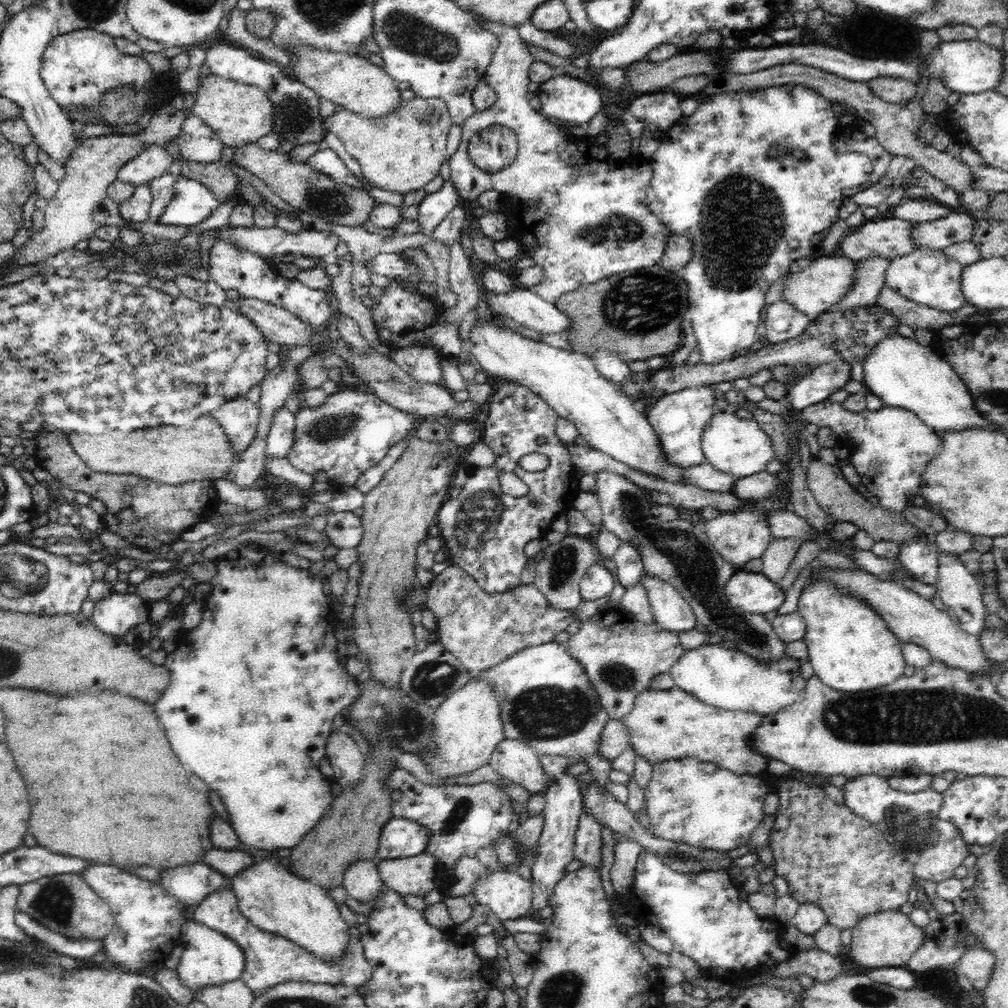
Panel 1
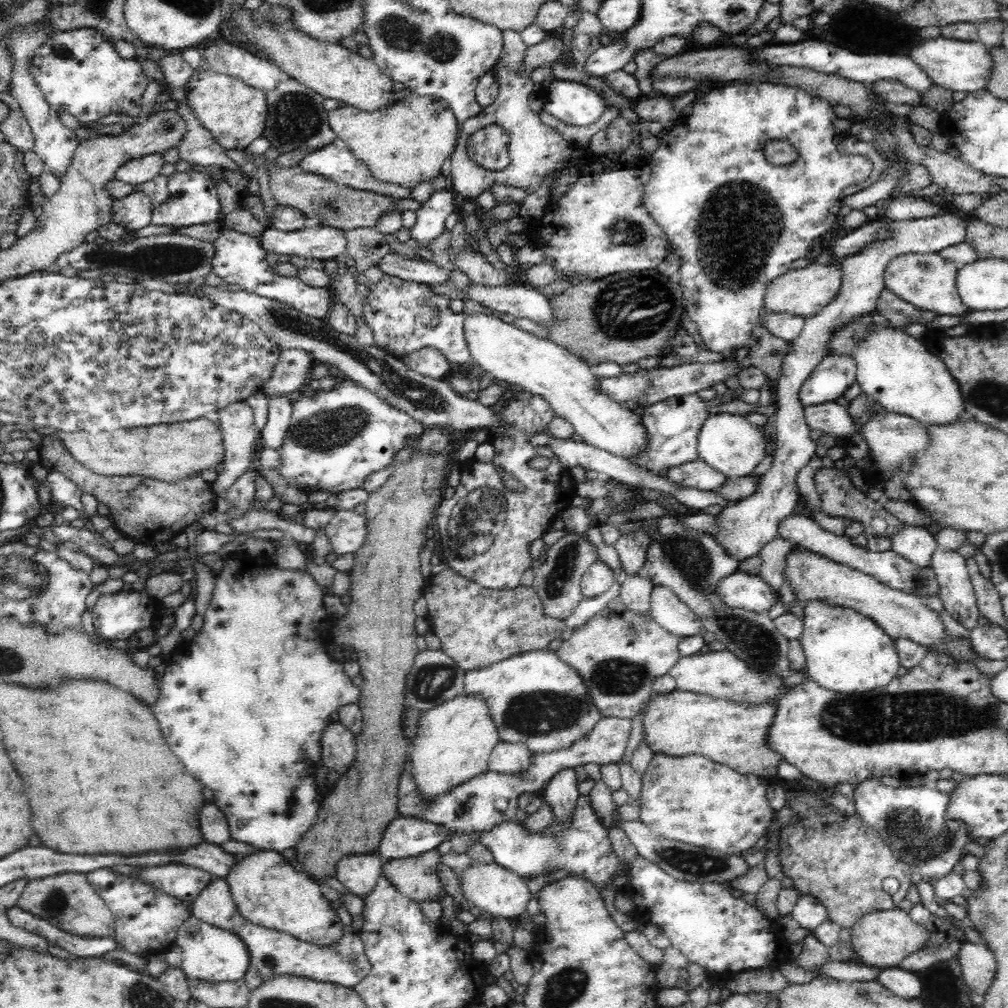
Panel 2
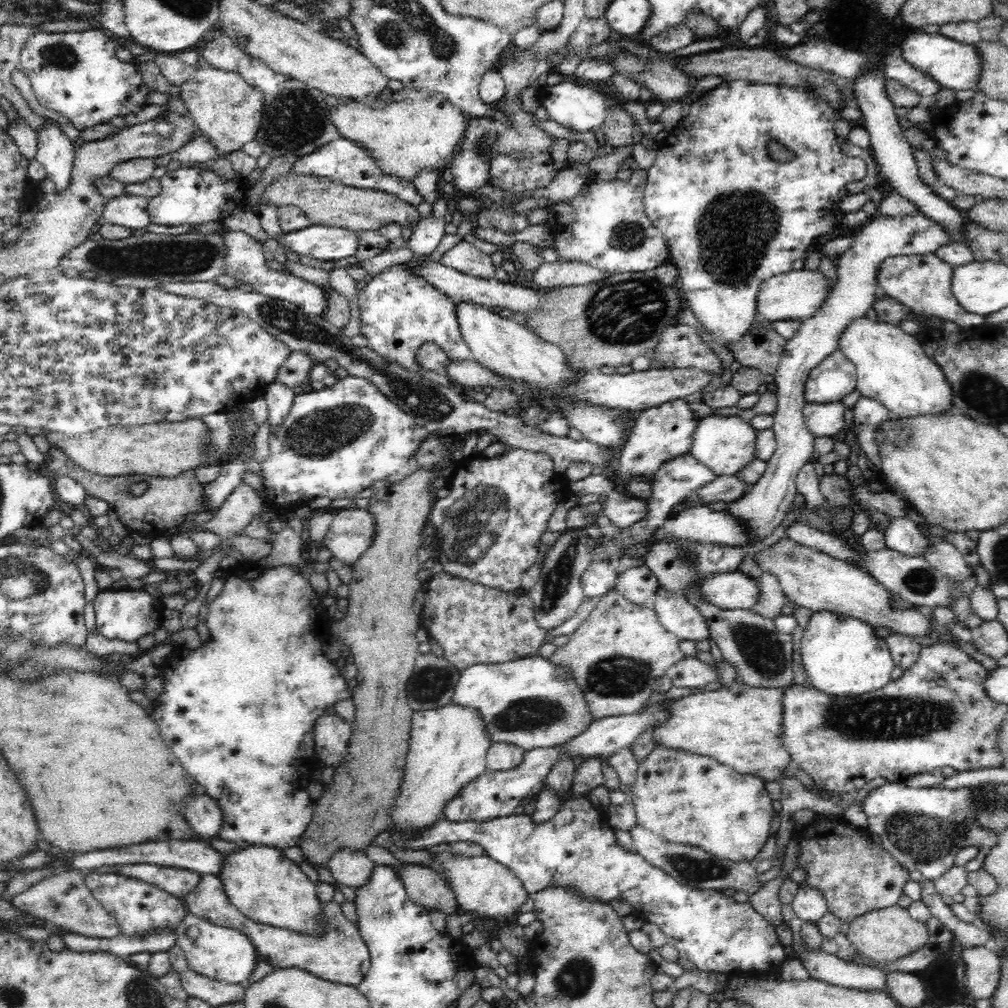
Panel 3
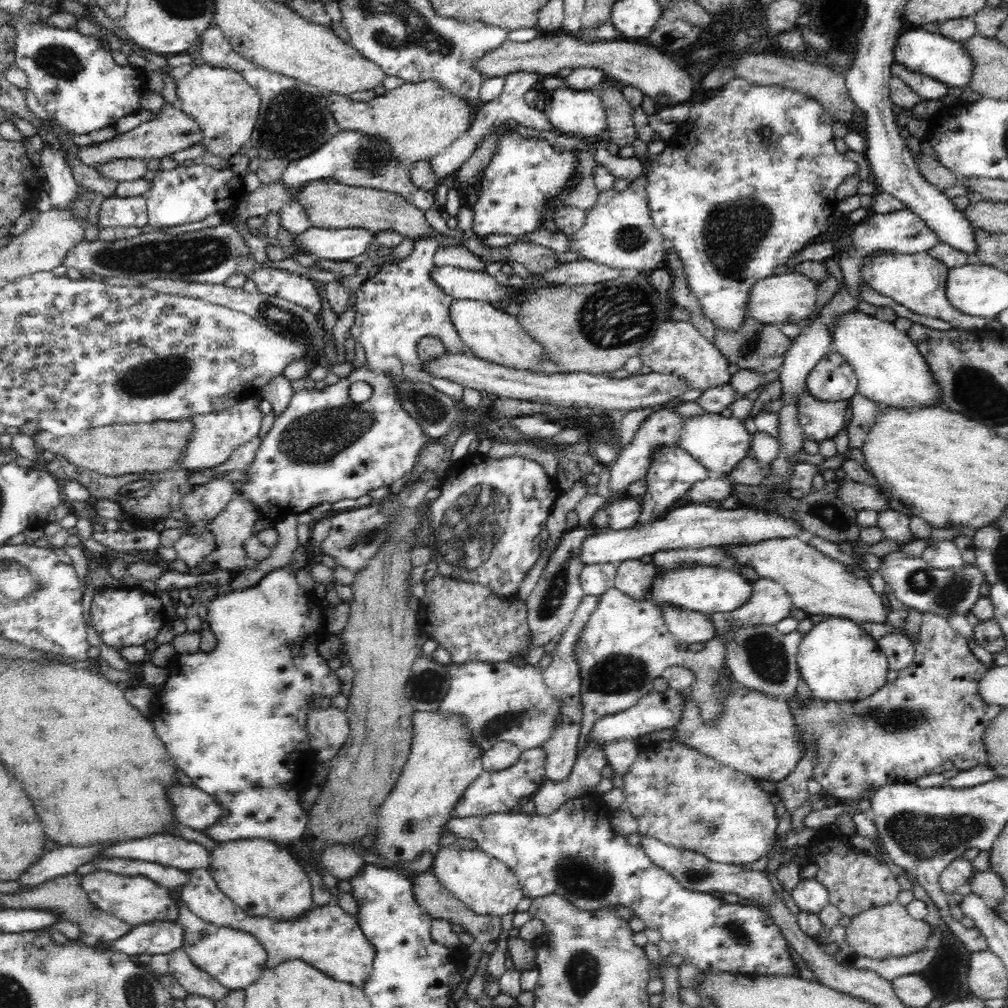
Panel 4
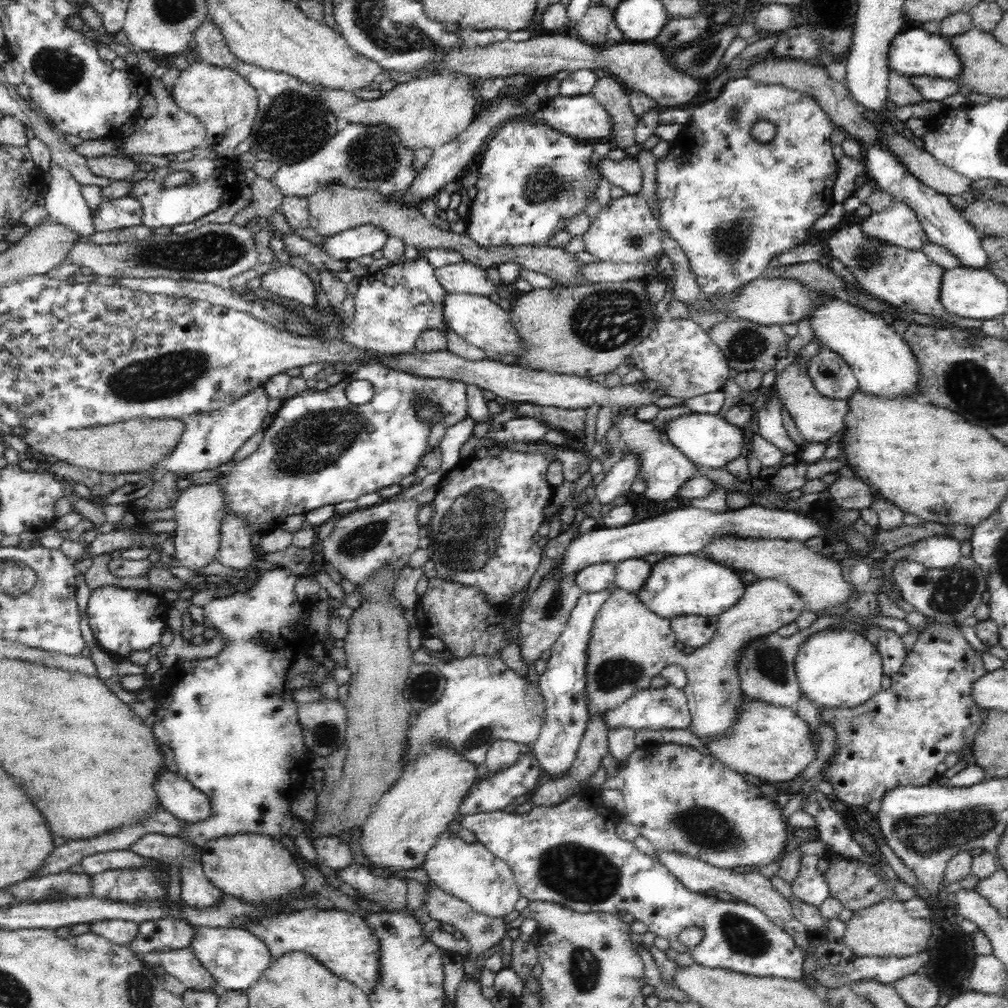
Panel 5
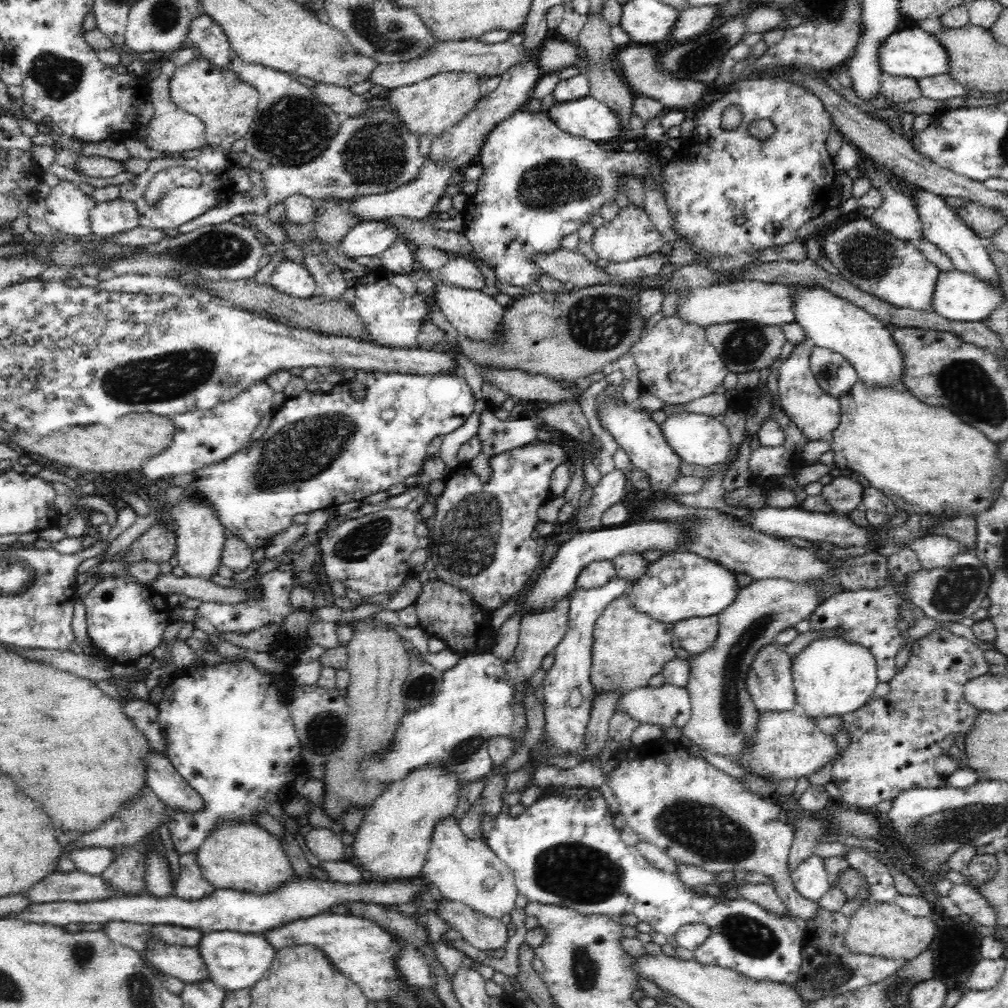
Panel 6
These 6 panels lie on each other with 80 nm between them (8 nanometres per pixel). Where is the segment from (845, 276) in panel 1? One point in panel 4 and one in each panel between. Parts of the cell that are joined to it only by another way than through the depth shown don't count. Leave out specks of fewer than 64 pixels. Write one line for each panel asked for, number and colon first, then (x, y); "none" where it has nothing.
2: (804, 292)
3: (796, 295)
4: (788, 298)

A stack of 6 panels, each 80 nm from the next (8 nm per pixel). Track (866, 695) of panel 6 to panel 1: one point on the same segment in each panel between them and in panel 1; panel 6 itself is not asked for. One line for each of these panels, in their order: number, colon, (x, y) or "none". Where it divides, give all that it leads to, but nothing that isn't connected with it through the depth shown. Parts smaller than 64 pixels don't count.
1: (851, 649)
2: (846, 652)
3: (843, 656)
4: (839, 661)
5: (840, 669)

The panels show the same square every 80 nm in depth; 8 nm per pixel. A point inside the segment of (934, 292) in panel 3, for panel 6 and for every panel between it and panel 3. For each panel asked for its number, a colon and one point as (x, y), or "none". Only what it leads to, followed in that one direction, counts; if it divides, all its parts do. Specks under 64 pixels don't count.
4: (917, 281)
5: (907, 279)
6: (881, 264)

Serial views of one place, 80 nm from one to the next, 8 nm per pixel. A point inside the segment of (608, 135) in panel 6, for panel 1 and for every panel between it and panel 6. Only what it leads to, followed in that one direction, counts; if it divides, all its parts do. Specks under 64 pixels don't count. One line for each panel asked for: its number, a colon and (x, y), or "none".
1: (569, 99)
2: (573, 103)
3: (575, 107)
4: (570, 111)
5: (582, 116)

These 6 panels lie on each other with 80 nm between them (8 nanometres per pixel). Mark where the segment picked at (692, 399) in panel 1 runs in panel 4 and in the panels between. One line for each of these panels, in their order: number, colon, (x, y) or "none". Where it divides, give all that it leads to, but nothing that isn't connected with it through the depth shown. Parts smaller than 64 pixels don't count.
2: (671, 427)
3: (662, 432)
4: (659, 429)

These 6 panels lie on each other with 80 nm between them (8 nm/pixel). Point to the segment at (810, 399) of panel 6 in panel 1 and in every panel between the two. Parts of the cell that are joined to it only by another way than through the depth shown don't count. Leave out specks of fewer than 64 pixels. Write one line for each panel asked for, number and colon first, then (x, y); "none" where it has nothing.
1: (888, 446)
2: (831, 417)
3: (827, 419)
4: (820, 420)
5: (817, 418)

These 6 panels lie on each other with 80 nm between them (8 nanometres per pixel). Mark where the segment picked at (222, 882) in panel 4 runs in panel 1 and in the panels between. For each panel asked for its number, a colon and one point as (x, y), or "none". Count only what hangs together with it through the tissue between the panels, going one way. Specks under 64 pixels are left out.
1: (274, 899)
2: (268, 891)
3: (261, 882)

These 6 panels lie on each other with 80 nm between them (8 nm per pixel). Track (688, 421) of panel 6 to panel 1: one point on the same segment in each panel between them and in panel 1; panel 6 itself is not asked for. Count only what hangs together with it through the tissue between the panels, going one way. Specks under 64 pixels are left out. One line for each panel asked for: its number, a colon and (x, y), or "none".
1: (739, 447)
2: (729, 443)
3: (726, 444)
4: (718, 443)
5: (708, 440)

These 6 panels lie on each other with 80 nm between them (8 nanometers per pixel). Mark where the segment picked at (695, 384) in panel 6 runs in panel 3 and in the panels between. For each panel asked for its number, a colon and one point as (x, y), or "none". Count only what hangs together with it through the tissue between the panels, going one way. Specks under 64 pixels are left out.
3: (679, 346)
4: (678, 349)
5: (678, 356)

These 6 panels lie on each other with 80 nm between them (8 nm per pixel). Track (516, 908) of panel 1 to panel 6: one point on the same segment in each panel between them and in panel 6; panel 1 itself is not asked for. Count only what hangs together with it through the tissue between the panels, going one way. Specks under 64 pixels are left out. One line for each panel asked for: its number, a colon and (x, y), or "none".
2: (501, 892)
3: (481, 884)
4: (485, 885)
5: (469, 871)
6: (465, 870)

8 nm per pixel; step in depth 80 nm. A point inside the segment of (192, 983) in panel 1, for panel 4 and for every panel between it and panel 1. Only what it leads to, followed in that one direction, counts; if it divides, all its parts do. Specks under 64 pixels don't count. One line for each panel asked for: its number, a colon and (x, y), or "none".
2: (210, 953)
3: (221, 953)
4: (234, 958)

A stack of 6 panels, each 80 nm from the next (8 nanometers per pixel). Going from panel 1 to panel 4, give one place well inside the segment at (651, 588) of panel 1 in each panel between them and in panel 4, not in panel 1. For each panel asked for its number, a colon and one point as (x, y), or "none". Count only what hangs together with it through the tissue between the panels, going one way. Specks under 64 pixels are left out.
2: (668, 610)
3: (677, 615)
4: (689, 627)

